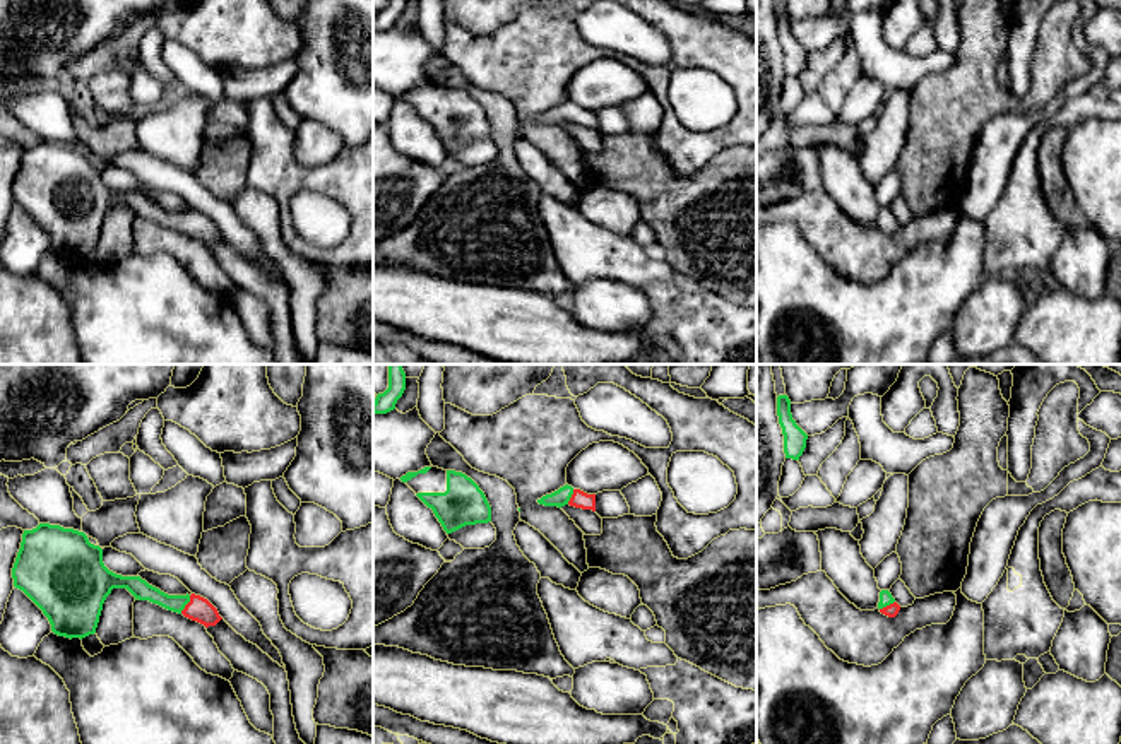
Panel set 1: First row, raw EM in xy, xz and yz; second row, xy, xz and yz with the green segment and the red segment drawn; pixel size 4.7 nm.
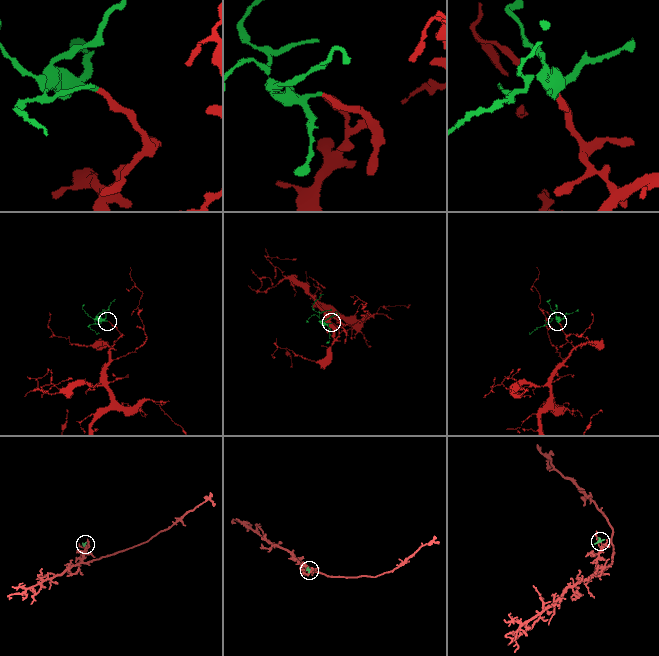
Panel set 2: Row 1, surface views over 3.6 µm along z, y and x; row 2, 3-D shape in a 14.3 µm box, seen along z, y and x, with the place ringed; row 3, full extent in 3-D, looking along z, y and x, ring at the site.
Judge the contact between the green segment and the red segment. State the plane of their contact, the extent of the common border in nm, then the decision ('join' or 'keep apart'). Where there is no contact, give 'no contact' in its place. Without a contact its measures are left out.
contact in xy; length 100 nm; join

